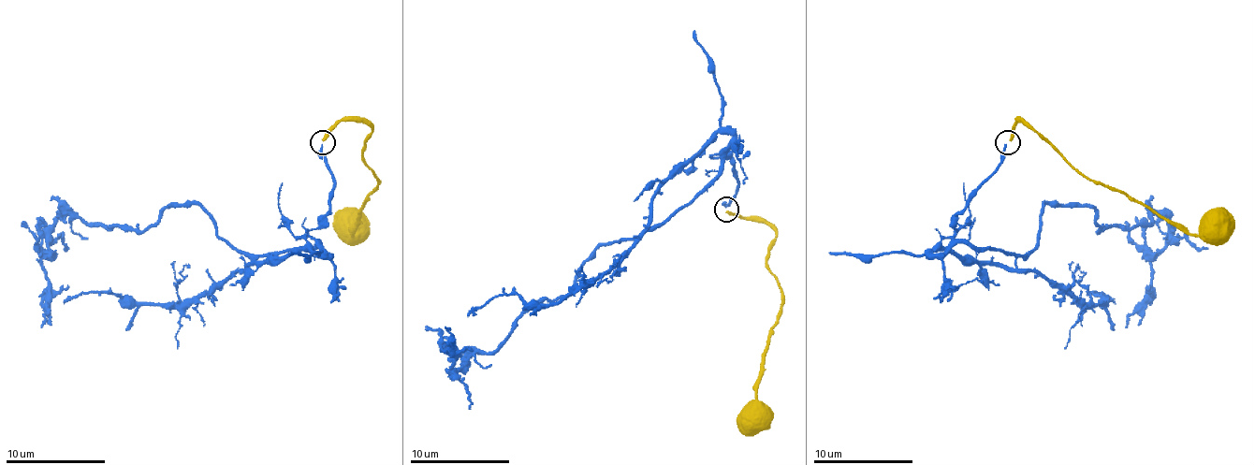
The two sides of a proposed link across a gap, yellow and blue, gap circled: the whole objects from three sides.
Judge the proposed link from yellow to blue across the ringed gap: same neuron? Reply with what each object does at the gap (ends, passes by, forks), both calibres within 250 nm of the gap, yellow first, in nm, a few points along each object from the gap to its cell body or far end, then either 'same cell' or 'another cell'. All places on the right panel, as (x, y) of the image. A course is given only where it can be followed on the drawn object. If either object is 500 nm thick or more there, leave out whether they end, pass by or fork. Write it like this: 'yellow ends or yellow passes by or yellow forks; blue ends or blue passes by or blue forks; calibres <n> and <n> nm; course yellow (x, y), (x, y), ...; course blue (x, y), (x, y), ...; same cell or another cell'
yellow ends; blue ends; calibres 240 and 150 nm; course yellow (1010, 139), (1017, 120), (1090, 180), (1115, 187), (1189, 234), (1207, 232), (1222, 217), (1215, 222); course blue (1005, 145), (955, 239), (1025, 254), (1043, 205), (1090, 205), (1098, 232), (1155, 214), (1167, 244), (1125, 326); same cell

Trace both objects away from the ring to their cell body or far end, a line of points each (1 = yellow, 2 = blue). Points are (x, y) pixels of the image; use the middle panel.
1: (725, 211), (762, 219), (775, 234), (767, 268), (782, 291), (780, 316), (757, 391), (765, 418), (754, 415)
2: (725, 207), (737, 174), (712, 156), (688, 204), (603, 243), (495, 348), (453, 369), (445, 326)

